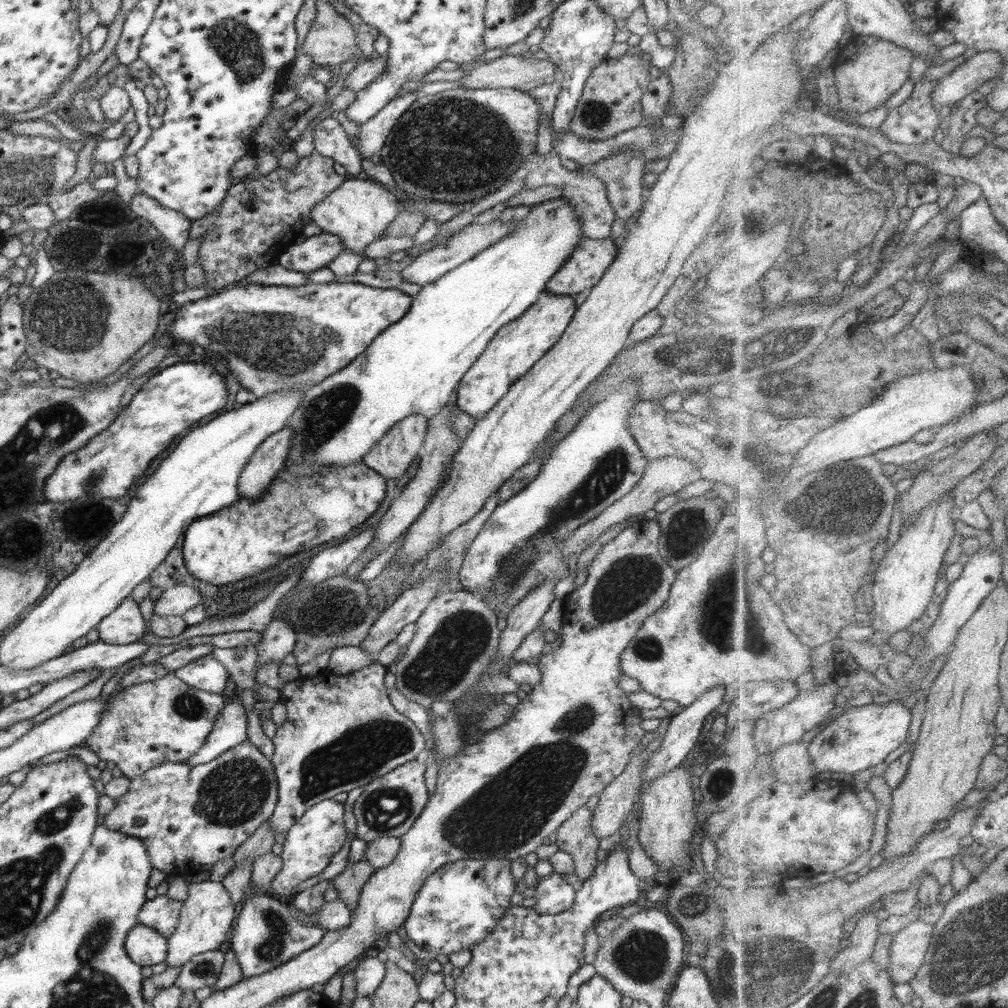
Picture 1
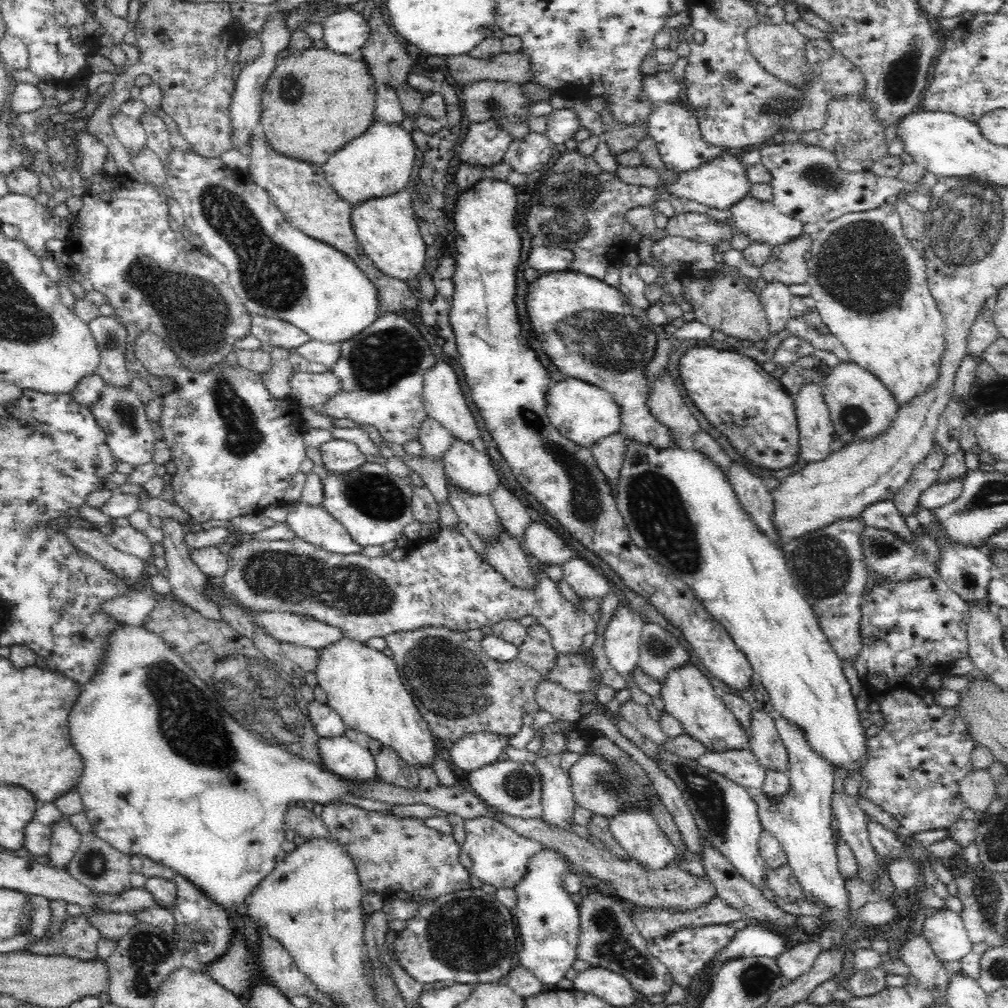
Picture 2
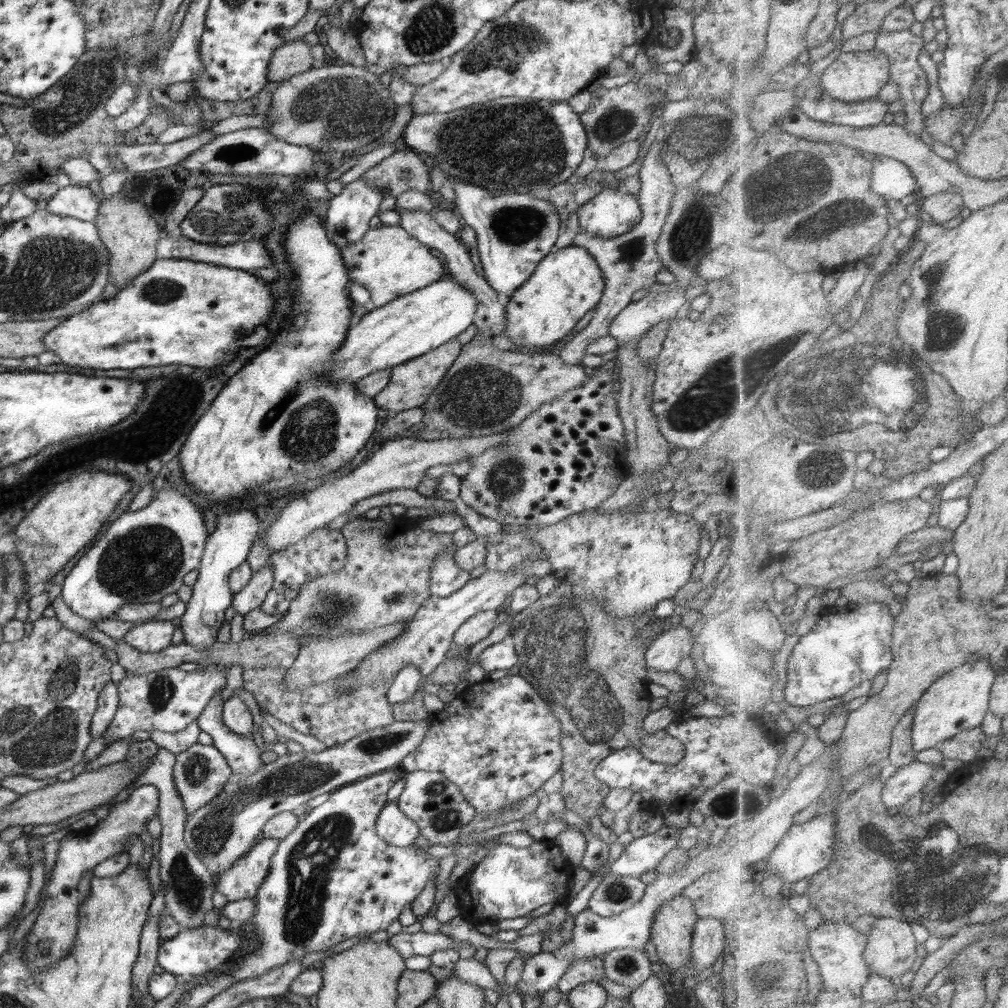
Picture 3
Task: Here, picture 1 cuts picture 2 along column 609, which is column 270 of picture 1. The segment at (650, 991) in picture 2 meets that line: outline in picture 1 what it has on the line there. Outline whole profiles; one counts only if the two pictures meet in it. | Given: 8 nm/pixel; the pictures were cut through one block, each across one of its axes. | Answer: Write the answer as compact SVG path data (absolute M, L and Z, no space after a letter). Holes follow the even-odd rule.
M252 882L244 892L243 901L238 907L238 913L228 943L234 948L238 964L242 969L242 979L258 976L264 972L286 964L299 953L316 946L323 937L324 930L308 926L292 917L288 901L284 898L255 892Z

